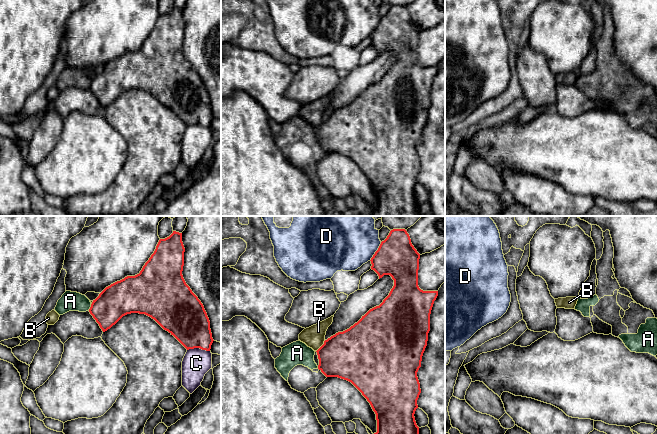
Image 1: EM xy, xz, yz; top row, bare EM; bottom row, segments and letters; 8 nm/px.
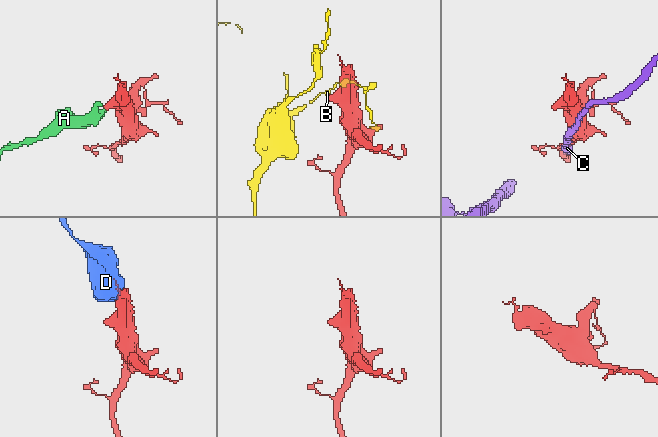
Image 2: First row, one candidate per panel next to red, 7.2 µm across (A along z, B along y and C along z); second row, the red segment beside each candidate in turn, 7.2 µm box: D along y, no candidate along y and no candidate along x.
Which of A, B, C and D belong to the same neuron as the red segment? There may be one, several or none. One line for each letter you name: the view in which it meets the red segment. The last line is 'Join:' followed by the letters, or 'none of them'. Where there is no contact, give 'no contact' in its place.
Join: none of them

